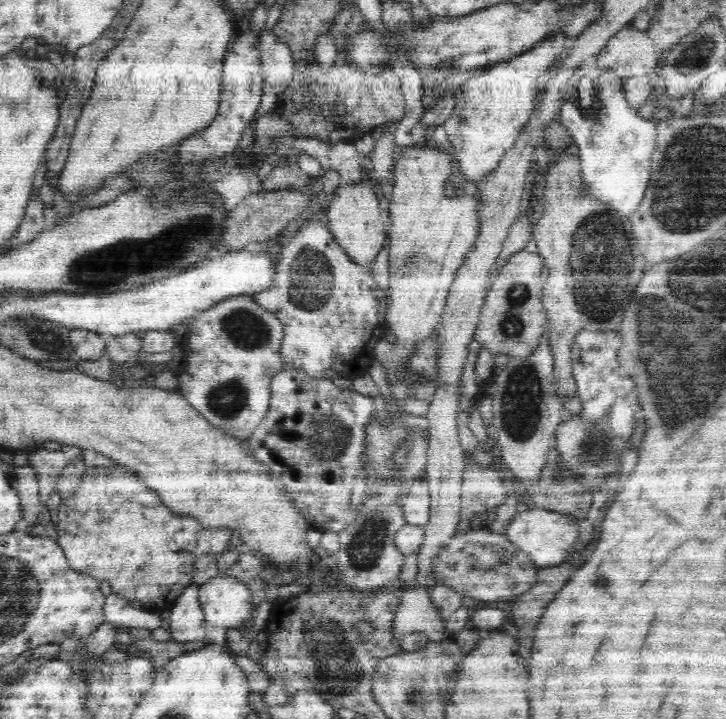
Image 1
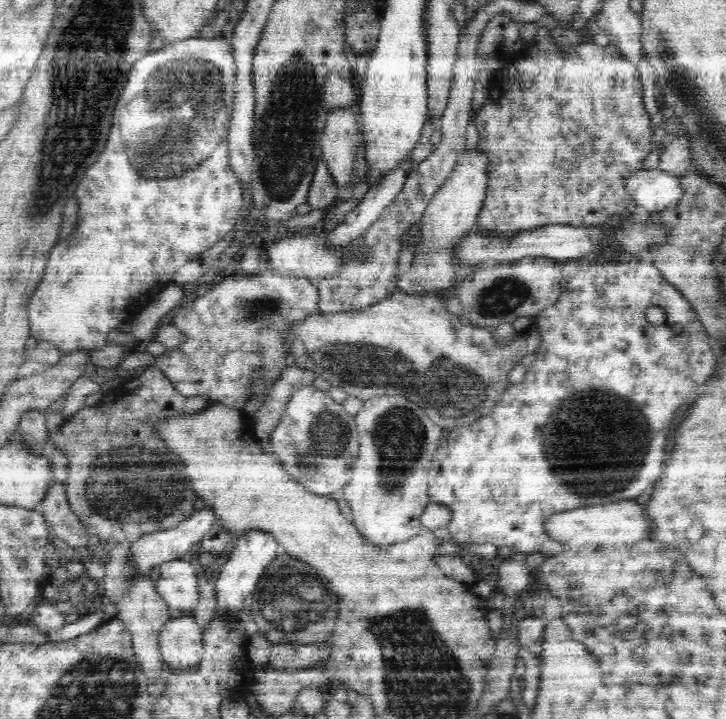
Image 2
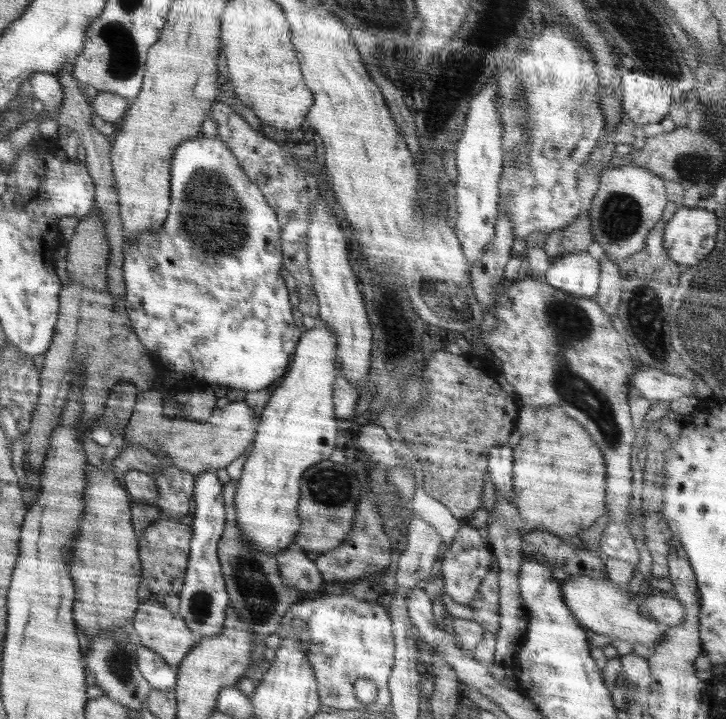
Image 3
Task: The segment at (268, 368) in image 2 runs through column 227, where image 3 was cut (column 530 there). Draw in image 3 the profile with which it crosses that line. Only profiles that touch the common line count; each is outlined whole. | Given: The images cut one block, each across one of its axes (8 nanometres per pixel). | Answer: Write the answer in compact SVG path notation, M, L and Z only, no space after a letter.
M534 275L524 280L507 283L503 292L495 299L494 318L498 324L492 332L477 333L480 342L502 362L504 378L518 393L522 406L558 405L566 415L574 418L588 431L592 441L600 447L608 464L608 482L606 482L607 508L610 524L601 537L599 553L603 557L618 558L635 568L639 562L639 552L634 540L625 526L625 517L630 509L632 496L632 470L630 454L632 452L635 430L632 426L628 393L631 380L639 369L629 340L625 339L611 323L611 319L601 310L593 298L582 298L562 292L550 286L544 278Z

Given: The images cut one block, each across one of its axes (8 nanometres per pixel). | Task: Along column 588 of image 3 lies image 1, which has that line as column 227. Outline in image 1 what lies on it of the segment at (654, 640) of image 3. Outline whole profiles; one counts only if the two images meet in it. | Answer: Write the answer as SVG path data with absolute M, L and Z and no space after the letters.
M220 575L200 585L198 599L205 622L210 626L238 628L255 613L250 589L233 577Z

